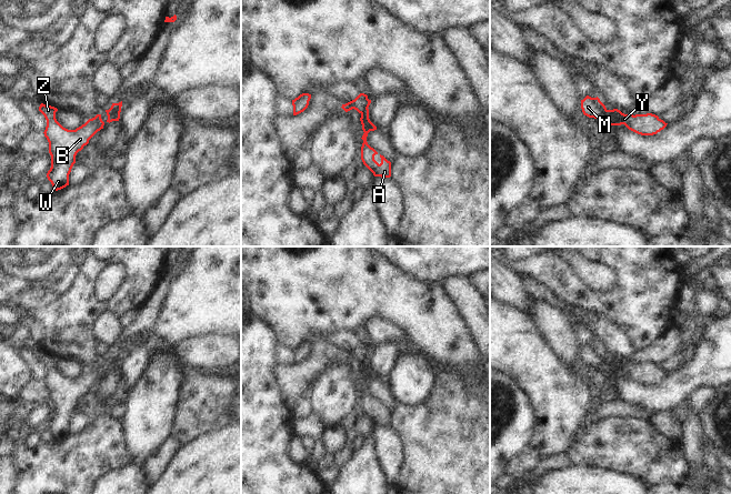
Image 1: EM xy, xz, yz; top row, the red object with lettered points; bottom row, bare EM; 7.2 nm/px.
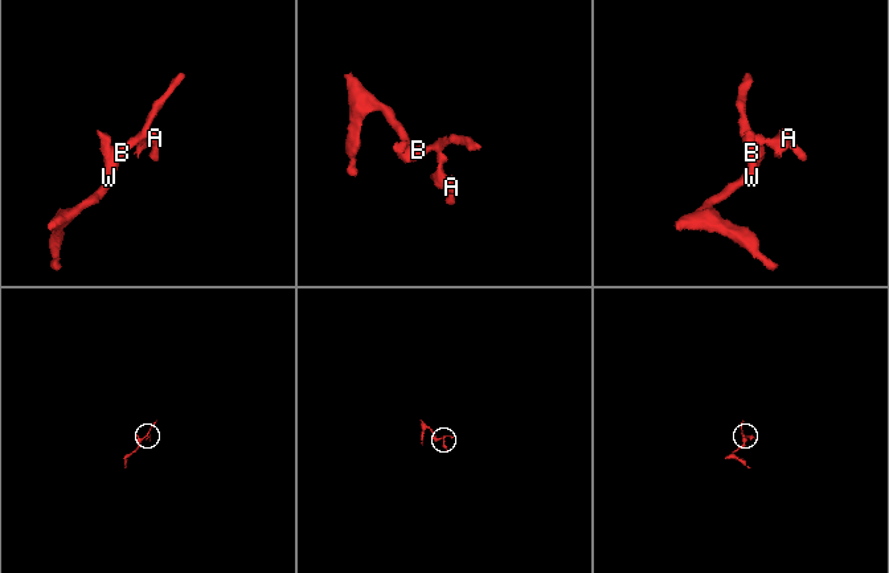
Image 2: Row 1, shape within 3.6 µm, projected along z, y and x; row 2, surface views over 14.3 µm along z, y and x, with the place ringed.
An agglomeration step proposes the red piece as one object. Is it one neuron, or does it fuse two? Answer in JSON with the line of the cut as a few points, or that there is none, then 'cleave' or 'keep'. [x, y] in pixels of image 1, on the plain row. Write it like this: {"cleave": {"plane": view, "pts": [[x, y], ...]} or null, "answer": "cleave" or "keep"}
{"cleave": {"plane": "yz", "pts": [[607, 359], [600, 368]]}, "answer": "cleave"}

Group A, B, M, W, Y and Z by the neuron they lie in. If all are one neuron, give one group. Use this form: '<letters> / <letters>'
A Y / B M W Z

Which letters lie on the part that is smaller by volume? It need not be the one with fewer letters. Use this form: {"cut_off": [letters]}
{"cut_off": ["A", "Y"]}

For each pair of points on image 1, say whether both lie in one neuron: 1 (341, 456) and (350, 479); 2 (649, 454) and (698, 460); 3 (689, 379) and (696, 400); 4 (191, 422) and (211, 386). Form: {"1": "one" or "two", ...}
{"1": "two", "2": "two", "3": "two", "4": "one"}

